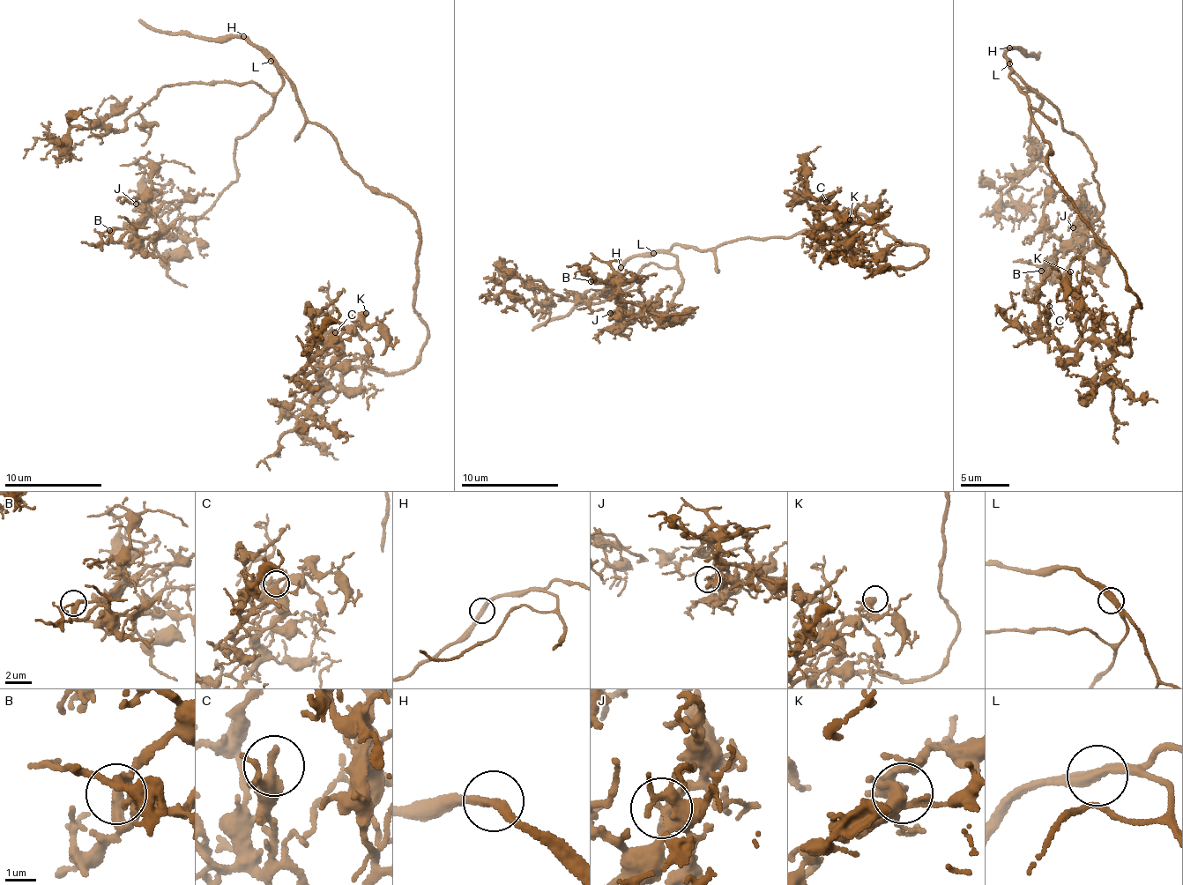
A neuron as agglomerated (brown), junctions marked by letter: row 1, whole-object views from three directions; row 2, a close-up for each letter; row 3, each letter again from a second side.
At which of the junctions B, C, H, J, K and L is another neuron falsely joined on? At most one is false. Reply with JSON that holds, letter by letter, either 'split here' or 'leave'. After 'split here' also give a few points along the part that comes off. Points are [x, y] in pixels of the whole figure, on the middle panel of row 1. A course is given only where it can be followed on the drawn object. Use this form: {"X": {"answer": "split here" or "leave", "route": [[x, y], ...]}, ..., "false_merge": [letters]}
{"B": {"answer": "leave"}, "C": {"answer": "leave"}, "H": {"answer": "leave"}, "J": {"answer": "leave"}, "K": {"answer": "leave"}, "L": {"answer": "leave"}, "false_merge": []}

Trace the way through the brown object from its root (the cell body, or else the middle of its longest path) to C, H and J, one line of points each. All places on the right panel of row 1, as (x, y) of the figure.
C: (1046, 143), (1057, 187), (1119, 261), (1140, 304), (1119, 342), (1071, 347), (1053, 336), (1049, 306)
H: (1046, 143), (1028, 111), (1030, 106), (1028, 94), (1009, 74), (1004, 55), (1009, 48)
J: (1046, 143), (1014, 72), (1053, 104), (1063, 128), (1090, 152), (1104, 208), (1088, 225), (1089, 219), (1073, 227)

